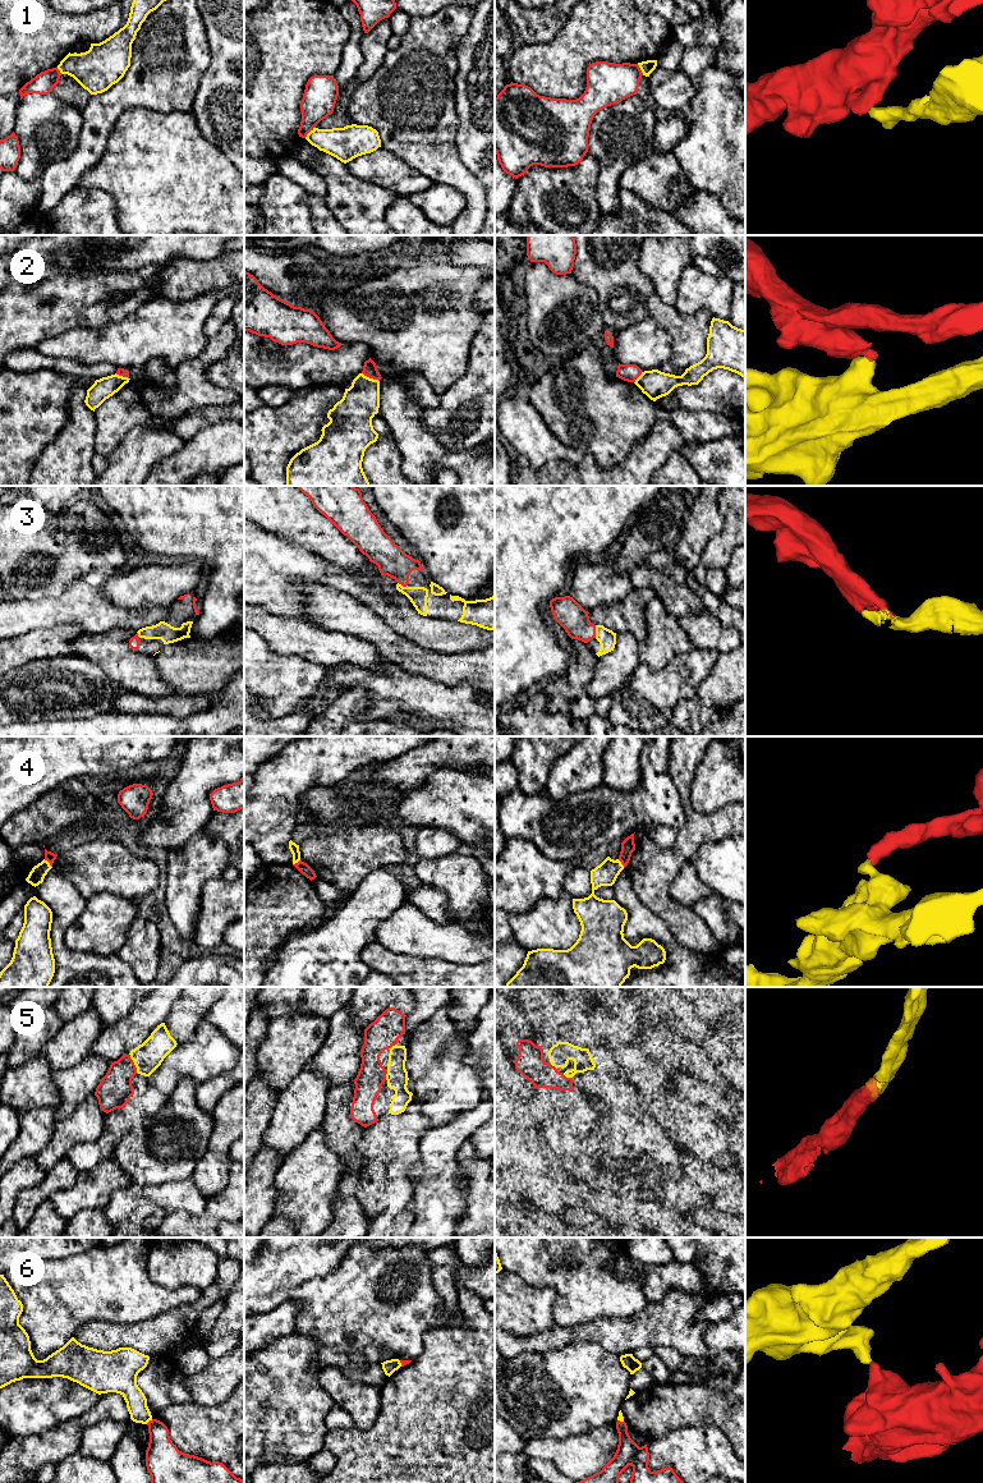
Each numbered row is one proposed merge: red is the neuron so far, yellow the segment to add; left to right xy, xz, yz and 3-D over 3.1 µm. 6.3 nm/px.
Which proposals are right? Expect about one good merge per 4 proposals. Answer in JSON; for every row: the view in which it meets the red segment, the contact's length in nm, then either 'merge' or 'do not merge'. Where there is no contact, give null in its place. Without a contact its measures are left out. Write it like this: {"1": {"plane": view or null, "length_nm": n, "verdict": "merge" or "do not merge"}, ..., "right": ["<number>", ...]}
{"1": {"plane": "xz", "length_nm": 100, "verdict": "do not merge"}, "2": {"plane": "xz", "length_nm": 130, "verdict": "do not merge"}, "3": {"plane": "yz", "length_nm": 80, "verdict": "merge"}, "4": {"plane": "xy", "length_nm": 80, "verdict": "do not merge"}, "5": {"plane": "xy", "length_nm": 120, "verdict": "merge"}, "6": {"plane": "xy", "length_nm": 50, "verdict": "do not merge"}, "right": ["3", "5"]}

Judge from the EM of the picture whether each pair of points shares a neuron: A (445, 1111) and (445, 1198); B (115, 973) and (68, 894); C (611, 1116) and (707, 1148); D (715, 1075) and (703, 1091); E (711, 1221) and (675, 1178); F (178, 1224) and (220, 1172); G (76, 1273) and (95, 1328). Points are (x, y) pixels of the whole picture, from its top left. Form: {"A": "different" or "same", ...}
{"A": "different", "B": "same", "C": "different", "D": "different", "E": "different", "F": "different", "G": "different"}

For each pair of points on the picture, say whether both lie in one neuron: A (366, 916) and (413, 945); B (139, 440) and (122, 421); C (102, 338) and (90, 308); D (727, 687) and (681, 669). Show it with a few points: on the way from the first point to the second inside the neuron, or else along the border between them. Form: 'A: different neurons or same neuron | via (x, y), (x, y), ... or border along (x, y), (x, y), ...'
A: different neurons | border along (402, 904), (379, 923), (375, 940)
B: different neurons | border along (160, 427), (134, 426), (111, 453)
C: different neurons | border along (127, 316), (101, 326), (74, 327), (69, 331)
D: different neurons | border along (719, 653), (712, 670), (699, 687), (683, 697)

